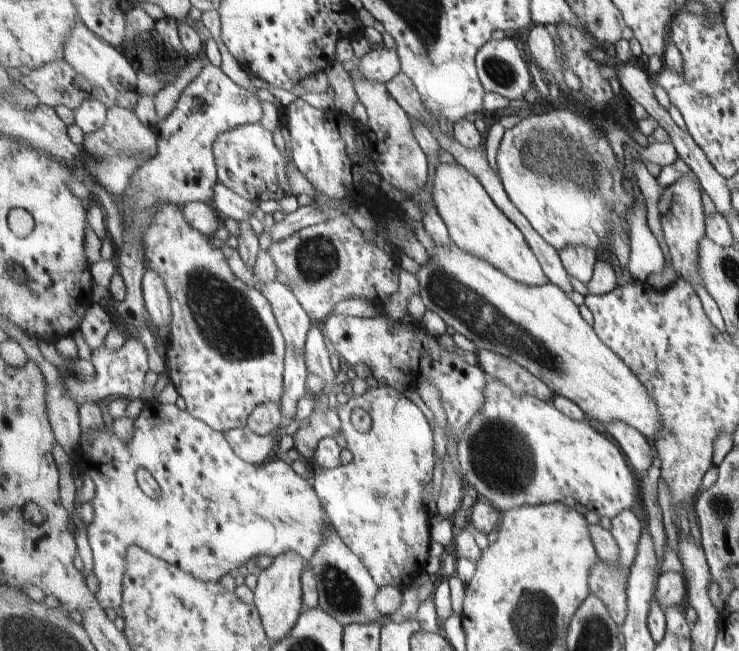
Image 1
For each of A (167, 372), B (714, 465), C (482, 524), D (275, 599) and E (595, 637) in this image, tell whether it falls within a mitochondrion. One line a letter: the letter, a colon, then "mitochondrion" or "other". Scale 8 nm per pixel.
A: other
B: other
C: other
D: other
E: mitochondrion

